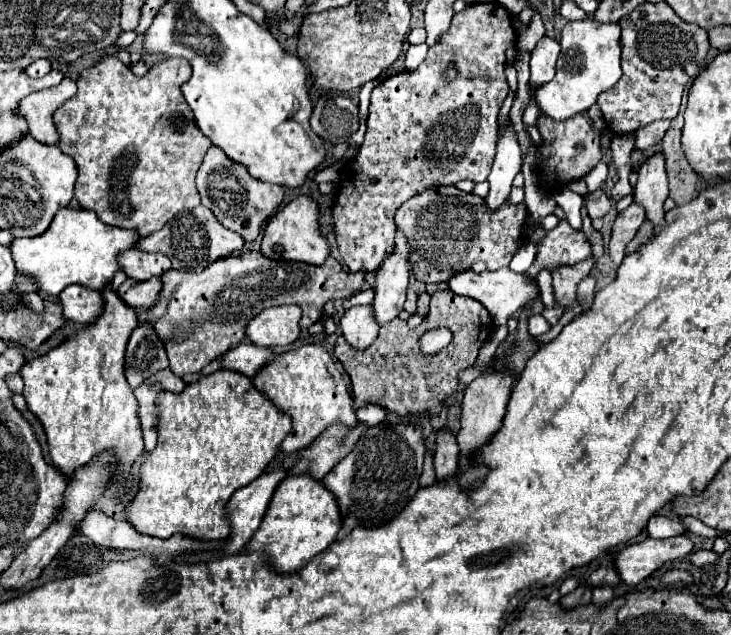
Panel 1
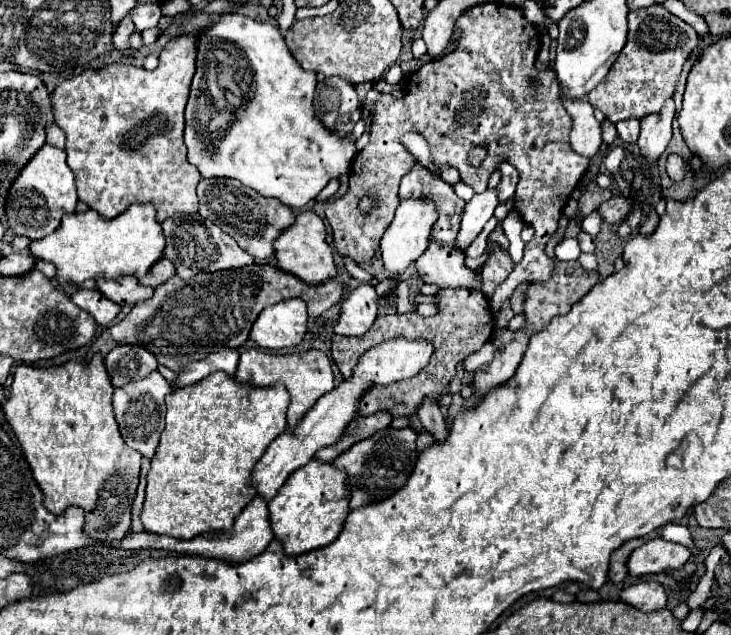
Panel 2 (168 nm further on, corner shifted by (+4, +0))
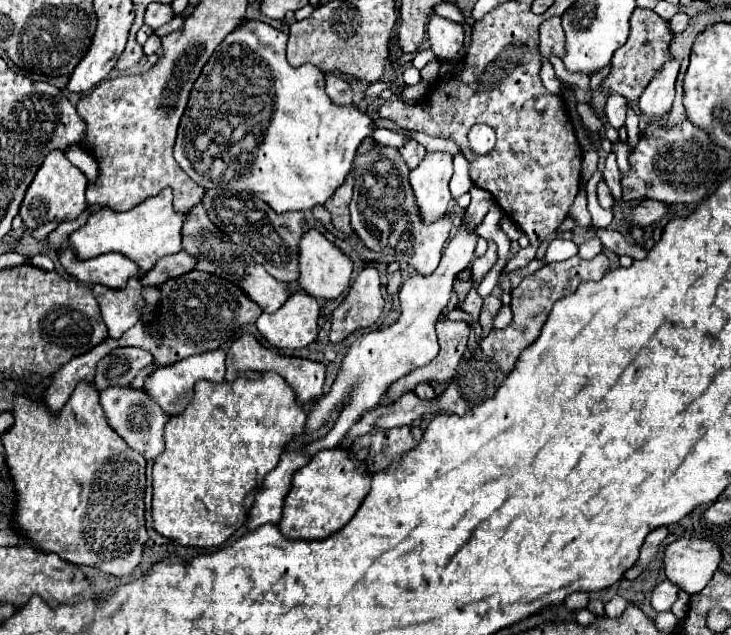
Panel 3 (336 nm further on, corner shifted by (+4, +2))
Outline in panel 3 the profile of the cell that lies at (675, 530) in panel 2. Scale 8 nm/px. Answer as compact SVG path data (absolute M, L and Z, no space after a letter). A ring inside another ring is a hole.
M661 582L655 590L653 590L653 596L651 596L651 606L657 610L657 612L663 612L663 610L671 610L673 602L677 600L679 596L679 586L673 584L673 582Z

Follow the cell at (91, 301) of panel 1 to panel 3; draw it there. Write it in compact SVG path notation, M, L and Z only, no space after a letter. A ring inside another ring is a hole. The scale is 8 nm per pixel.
M129 280L125 290L111 290L107 286L93 286L93 296L99 302L103 322L107 324L109 336L119 338L125 330L135 326L137 320L157 310L159 290L143 286L141 280Z

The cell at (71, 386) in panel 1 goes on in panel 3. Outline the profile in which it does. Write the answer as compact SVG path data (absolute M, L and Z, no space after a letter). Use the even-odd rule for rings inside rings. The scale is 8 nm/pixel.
M77 384L65 408L53 416L45 408L45 400L31 398L27 392L13 396L13 426L3 432L7 466L13 474L17 488L17 528L29 534L29 540L43 552L55 552L73 564L97 566L113 576L129 576L141 562L145 532L145 458L131 450L105 420L99 404L97 388L93 384Z

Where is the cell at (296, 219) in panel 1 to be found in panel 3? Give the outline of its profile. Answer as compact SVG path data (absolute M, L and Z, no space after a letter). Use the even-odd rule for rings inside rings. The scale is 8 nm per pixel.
M311 228L309 232L305 232L299 240L299 286L315 296L315 298L337 298L341 296L347 286L349 286L349 278L353 272L353 262L347 254L343 254L335 244L331 244L319 230Z

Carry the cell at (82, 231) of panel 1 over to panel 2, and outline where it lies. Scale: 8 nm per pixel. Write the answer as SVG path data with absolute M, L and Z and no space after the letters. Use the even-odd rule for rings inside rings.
M133 204L117 218L103 218L95 210L75 212L63 218L61 226L41 238L31 242L31 254L43 258L57 266L59 286L73 286L87 278L119 278L119 276L137 276L143 278L147 270L163 258L165 236L163 228L157 222L157 210L151 204Z

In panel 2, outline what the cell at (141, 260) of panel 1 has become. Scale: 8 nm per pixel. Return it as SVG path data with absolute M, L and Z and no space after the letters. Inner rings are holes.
M161 258L161 262L153 264L149 274L141 278L141 286L159 286L161 282L167 282L171 276L175 276L175 264L169 258Z

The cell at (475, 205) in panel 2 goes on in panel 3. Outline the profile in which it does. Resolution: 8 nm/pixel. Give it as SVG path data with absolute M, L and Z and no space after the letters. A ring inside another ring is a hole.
M463 220L457 228L457 234L449 240L437 270L431 276L411 276L403 282L403 286L399 290L399 300L401 300L399 320L393 326L385 328L383 332L367 332L351 344L347 356L343 358L341 370L331 386L331 392L325 394L323 398L319 398L309 408L305 430L299 436L295 436L291 442L287 442L285 452L301 452L305 456L315 456L319 450L335 448L343 440L343 436L351 430L351 426L365 412L373 410L379 404L379 400L389 384L403 378L411 370L429 364L437 356L439 342L437 342L437 334L435 334L435 322L439 320L443 308L449 304L453 280L455 280L457 272L461 272L473 260L477 240L479 240L477 226L469 228L469 224ZM333 410L339 410L339 416L337 416L333 428L329 428L329 432L325 436L313 440L311 434L321 430L329 422L329 416L333 414Z

